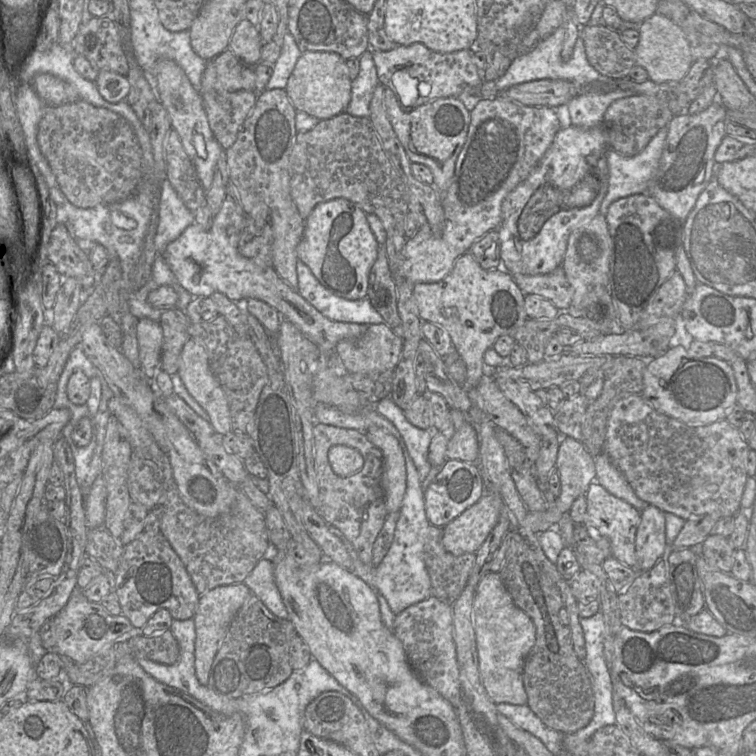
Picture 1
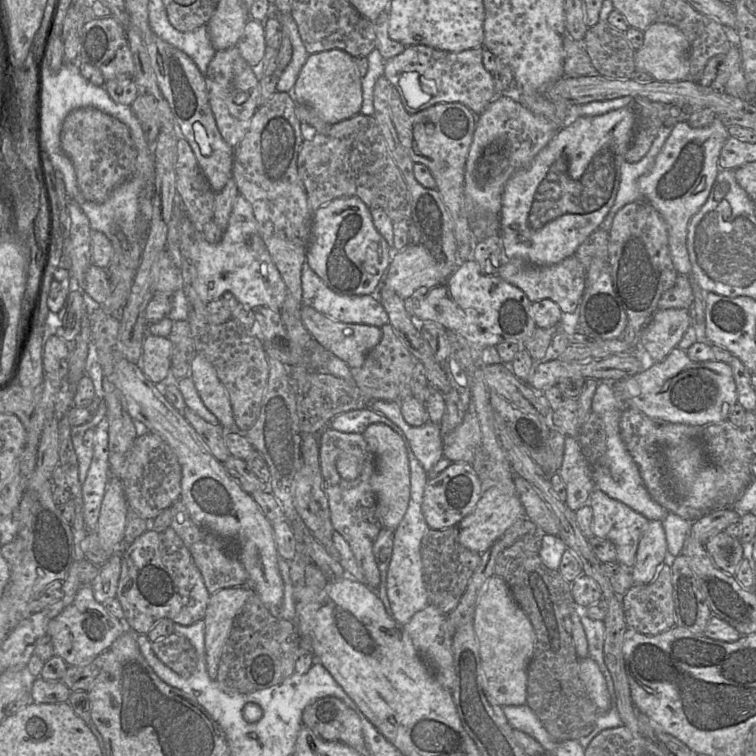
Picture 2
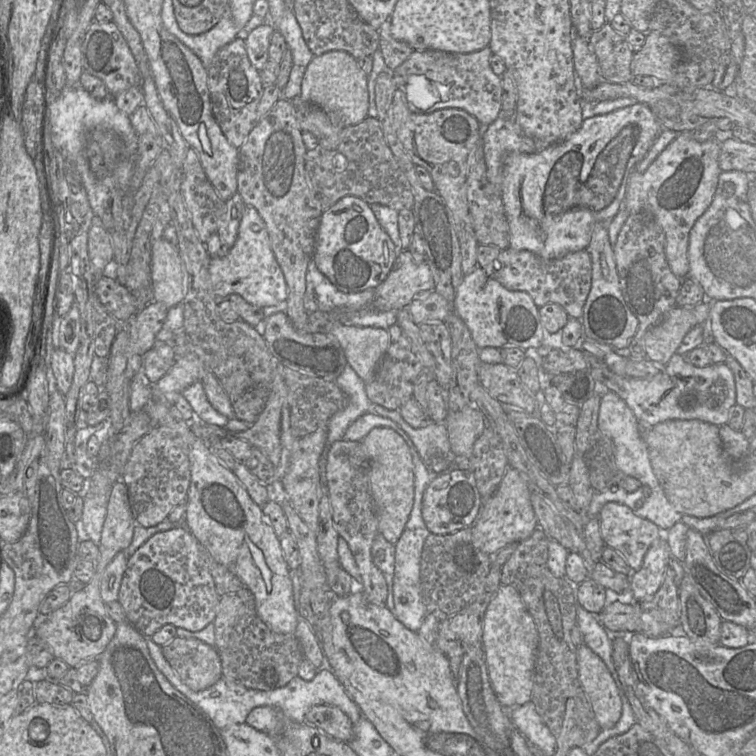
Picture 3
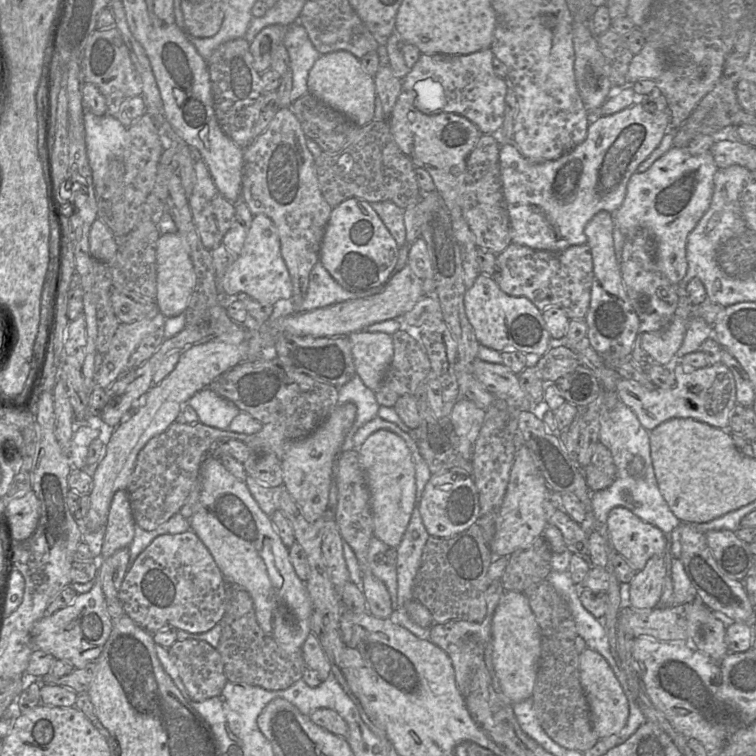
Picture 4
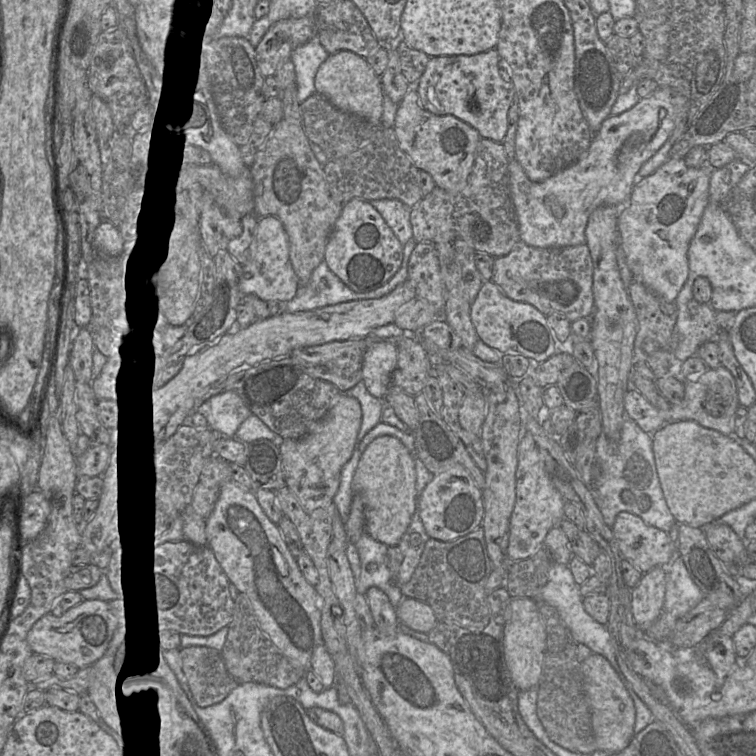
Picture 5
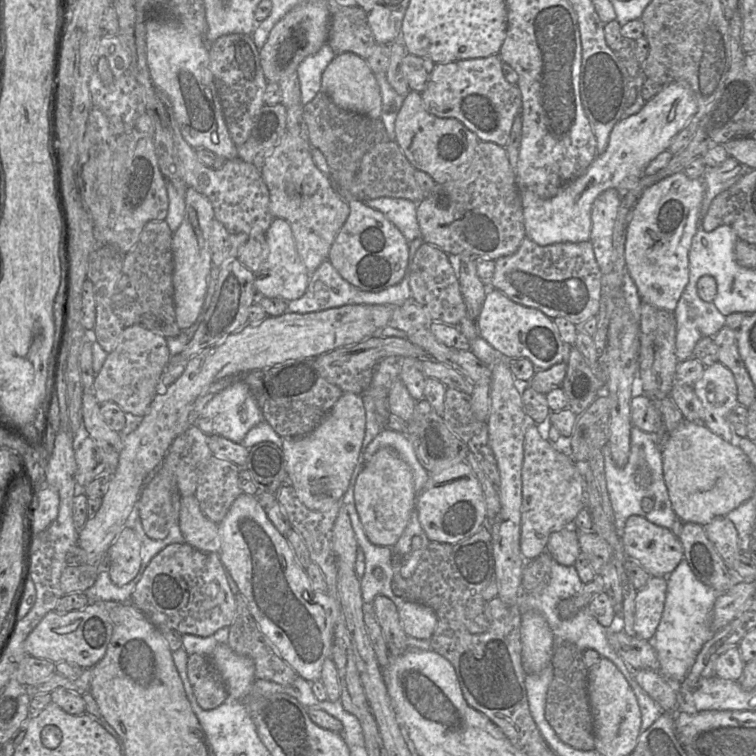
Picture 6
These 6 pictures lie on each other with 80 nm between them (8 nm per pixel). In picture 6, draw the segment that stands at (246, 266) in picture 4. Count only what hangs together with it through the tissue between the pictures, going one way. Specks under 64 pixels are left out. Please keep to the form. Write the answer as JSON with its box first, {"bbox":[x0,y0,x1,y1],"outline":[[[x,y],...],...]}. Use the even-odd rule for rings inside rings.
{"bbox":[253,219,311,302],"outline":[[[274,219],[265,232],[265,239],[269,248],[268,257],[261,268],[253,272],[257,293],[287,302],[299,299],[306,292],[311,274],[297,252],[290,224],[284,219]]]}

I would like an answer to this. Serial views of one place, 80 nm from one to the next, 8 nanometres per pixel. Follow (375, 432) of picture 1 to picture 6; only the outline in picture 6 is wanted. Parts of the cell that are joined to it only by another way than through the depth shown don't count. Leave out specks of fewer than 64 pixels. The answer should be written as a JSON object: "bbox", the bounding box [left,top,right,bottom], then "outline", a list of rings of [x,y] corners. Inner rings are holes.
{"bbox":[354,448,415,548],"outline":[[[382,448],[365,463],[354,485],[354,500],[364,531],[371,543],[392,548],[404,532],[415,499],[410,467],[395,450]]]}

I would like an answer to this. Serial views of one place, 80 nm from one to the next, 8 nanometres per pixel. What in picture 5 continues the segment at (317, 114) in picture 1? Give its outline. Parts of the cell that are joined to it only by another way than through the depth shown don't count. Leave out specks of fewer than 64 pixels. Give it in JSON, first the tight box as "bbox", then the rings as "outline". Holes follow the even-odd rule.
{"bbox":[315,51,383,125],"outline":[[[340,51],[330,55],[315,75],[315,90],[327,98],[337,109],[356,115],[372,125],[381,125],[383,90],[366,60],[352,52]]]}

